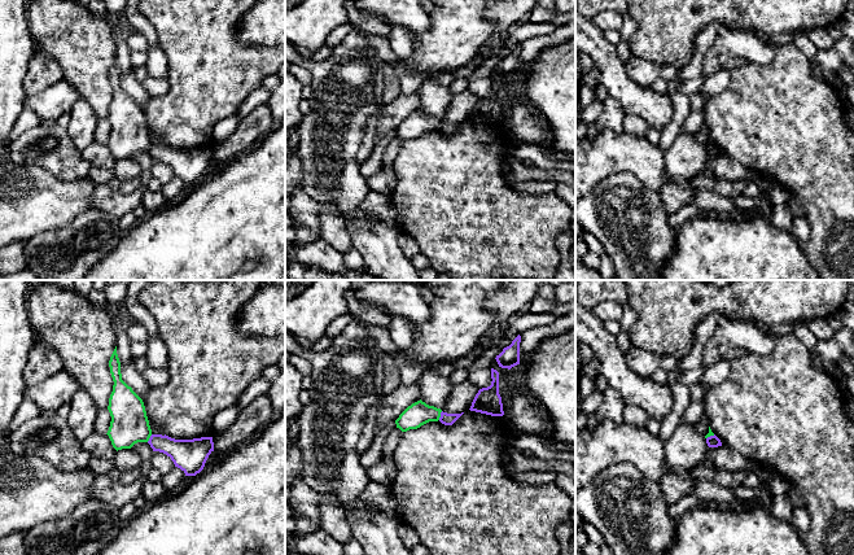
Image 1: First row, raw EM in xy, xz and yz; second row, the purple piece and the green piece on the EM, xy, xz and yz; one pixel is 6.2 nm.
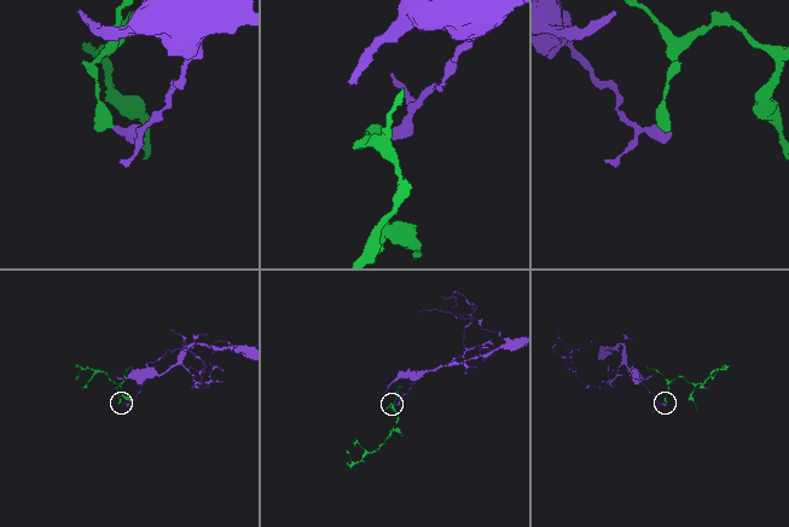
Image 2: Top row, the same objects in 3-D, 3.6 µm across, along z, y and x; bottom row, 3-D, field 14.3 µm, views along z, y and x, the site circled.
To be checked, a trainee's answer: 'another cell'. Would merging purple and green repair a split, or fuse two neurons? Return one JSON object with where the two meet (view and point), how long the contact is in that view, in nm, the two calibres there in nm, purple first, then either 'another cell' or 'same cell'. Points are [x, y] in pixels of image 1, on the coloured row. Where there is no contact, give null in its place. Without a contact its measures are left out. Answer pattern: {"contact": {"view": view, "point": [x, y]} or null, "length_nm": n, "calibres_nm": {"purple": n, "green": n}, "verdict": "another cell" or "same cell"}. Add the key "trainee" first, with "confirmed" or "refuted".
{"trainee": "confirmed", "contact": {"view": "xz", "point": [441, 415]}, "length_nm": 60, "calibres_nm": {"purple": 80, "green": 150}, "verdict": "another cell"}

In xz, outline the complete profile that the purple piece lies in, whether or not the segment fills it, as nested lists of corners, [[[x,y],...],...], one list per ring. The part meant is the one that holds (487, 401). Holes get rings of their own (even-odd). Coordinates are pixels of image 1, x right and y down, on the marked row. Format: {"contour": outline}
{"contour": [[[491,368],[491,379],[490,386],[478,390],[469,410],[491,416],[503,416],[503,403],[499,394],[499,372],[494,368]]]}

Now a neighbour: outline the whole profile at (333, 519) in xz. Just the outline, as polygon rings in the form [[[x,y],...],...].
[[[320,494],[319,524],[321,530],[341,543],[347,542],[352,537],[347,510],[333,494]]]

